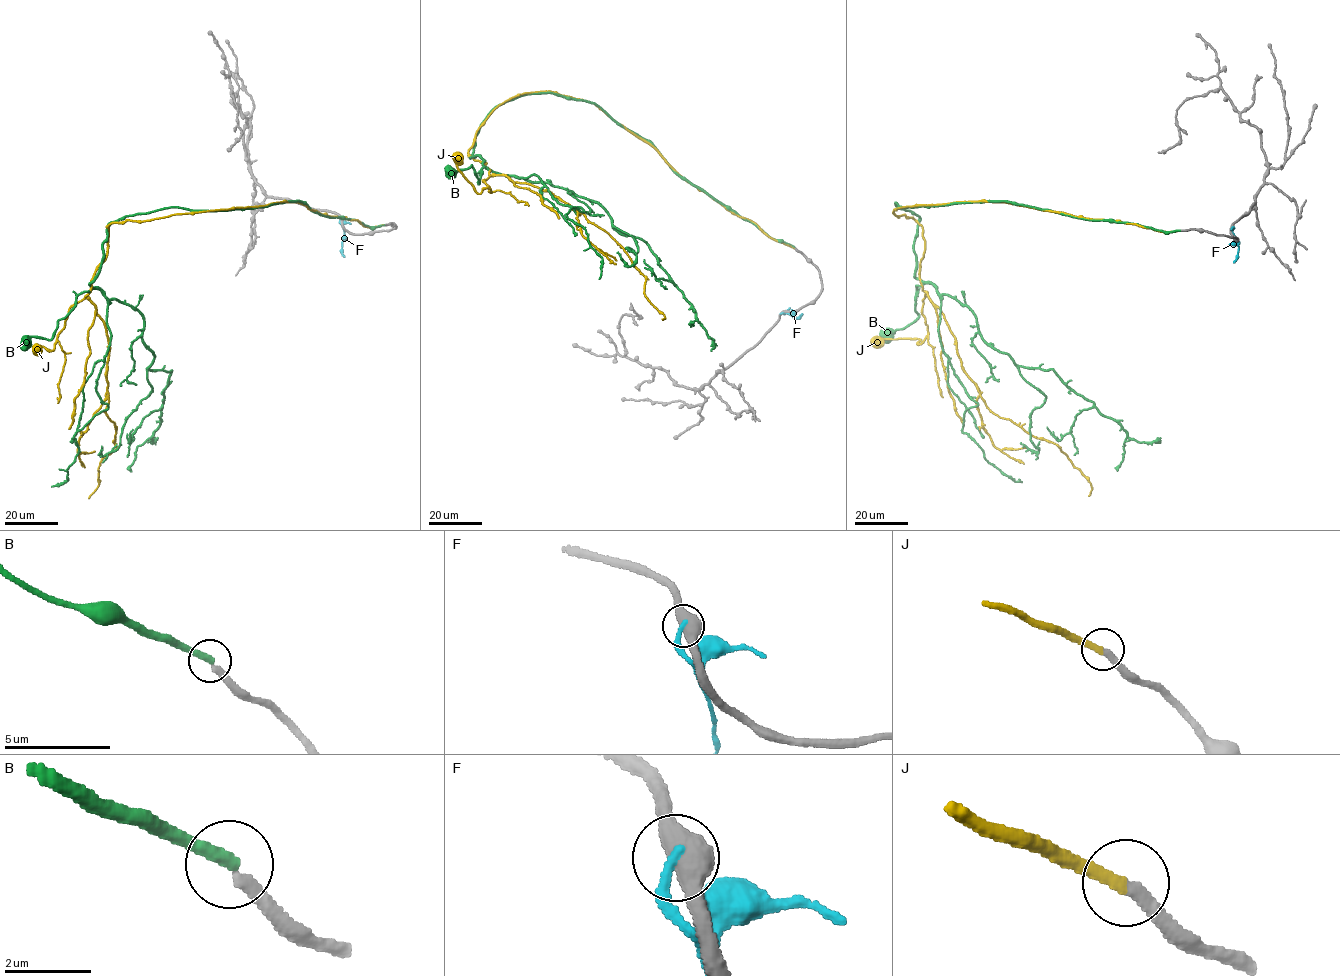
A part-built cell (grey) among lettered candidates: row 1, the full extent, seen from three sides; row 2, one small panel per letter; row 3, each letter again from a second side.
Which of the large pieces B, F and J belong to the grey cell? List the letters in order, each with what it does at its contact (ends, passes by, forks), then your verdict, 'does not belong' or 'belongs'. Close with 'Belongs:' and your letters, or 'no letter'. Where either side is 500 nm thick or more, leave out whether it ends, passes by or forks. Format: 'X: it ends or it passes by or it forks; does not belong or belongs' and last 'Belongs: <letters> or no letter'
B: it ends; does not belong
F: does not belong
J: it ends; belongs
Belongs: J

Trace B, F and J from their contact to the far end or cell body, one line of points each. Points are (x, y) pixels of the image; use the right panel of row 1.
B: (1180, 230), (1007, 201), (894, 202), (919, 218), (916, 277), (1124, 429), (1117, 471)
F: (1232, 225), (1232, 233), (1238, 242), (1237, 259), (1233, 262)
J: (1181, 231), (1008, 202), (892, 212), (922, 228), (921, 283), (987, 408), (1058, 445), (1090, 484), (1088, 495)

